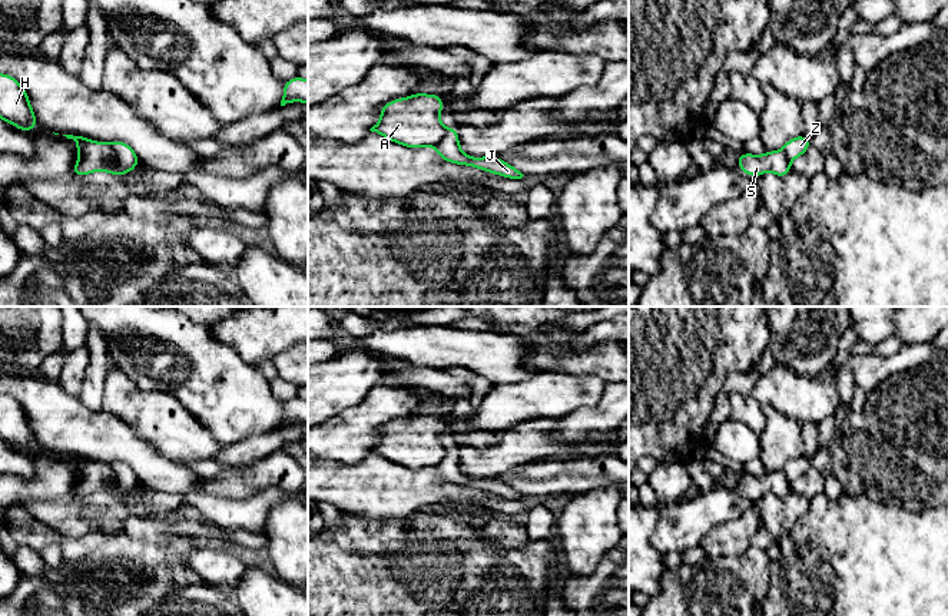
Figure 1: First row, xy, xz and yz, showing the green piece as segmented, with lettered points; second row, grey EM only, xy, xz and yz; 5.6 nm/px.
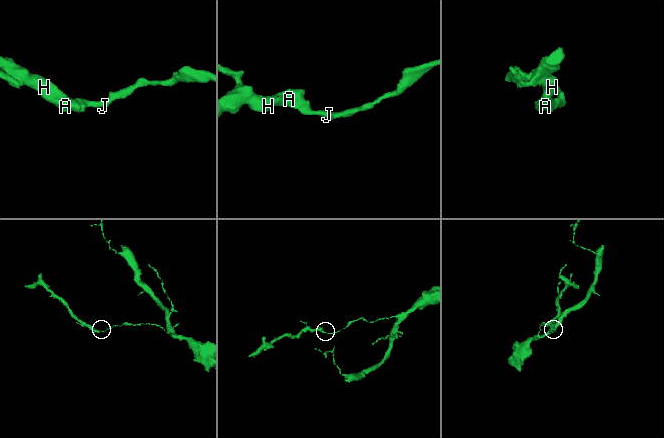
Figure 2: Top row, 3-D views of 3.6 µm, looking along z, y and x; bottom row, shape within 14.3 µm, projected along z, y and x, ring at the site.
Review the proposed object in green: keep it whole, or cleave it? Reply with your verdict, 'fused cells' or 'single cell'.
fused cells

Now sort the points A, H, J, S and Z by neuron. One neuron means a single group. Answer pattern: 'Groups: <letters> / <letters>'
Groups: A H S / J Z

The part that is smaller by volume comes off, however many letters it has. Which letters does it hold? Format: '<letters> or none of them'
A, H, S

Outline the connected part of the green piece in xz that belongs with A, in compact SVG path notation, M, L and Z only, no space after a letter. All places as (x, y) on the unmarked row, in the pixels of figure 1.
M417 414L381 428L381 440L369 451L388 461L418 470L435 467L445 457L440 441L442 417Z

